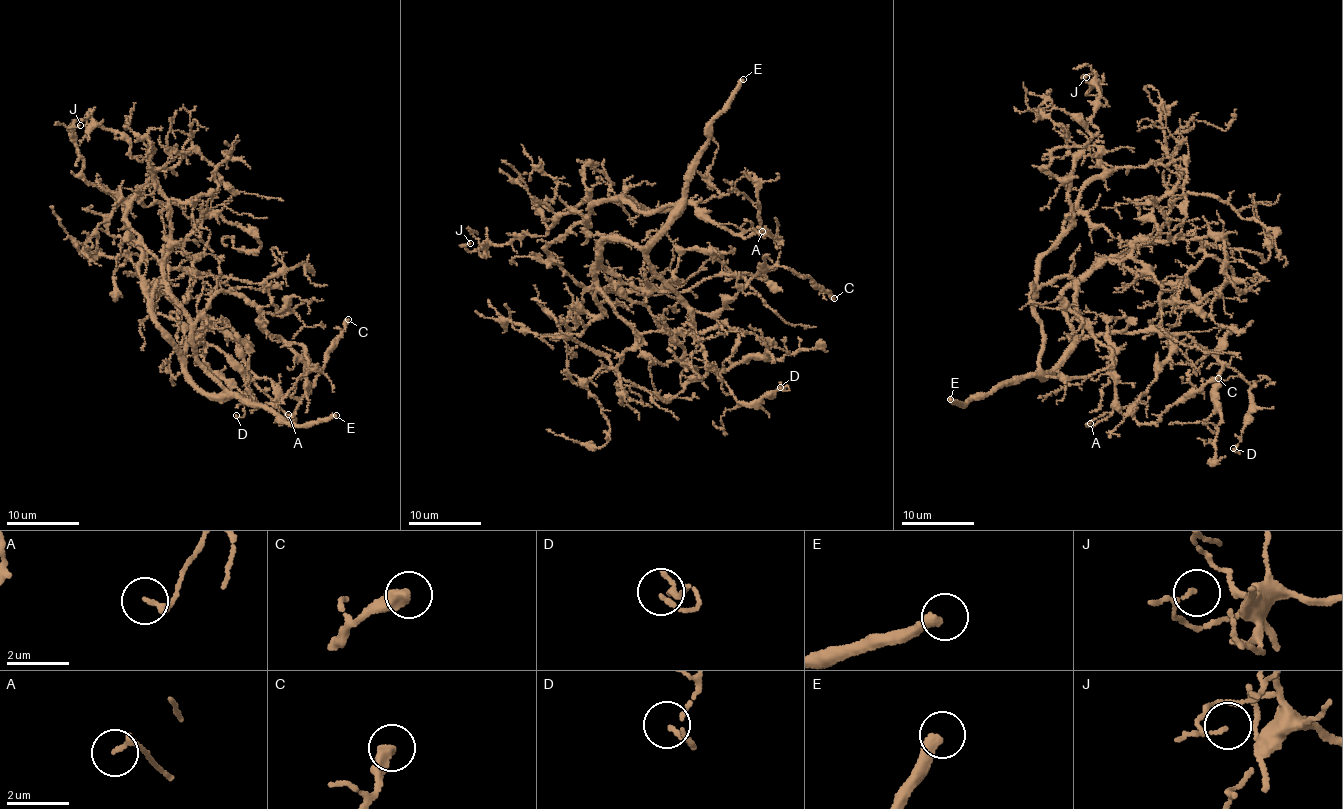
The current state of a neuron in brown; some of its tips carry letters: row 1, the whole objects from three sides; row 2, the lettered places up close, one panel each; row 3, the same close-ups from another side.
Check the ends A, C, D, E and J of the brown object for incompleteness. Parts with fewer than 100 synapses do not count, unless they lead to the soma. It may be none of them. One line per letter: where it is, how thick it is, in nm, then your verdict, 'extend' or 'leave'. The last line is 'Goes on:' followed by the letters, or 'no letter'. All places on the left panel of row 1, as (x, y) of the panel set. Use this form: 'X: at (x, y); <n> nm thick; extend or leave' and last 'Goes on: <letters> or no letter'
A: at (288, 414); 200 nm thick; leave
C: at (348, 319); 440 nm thick; leave
D: at (236, 415); 130 nm thick; leave
E: at (336, 415); 360 nm thick; extend
J: at (80, 125); 100 nm thick; leave
Goes on: E

